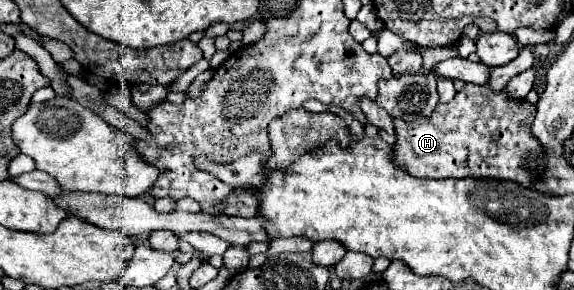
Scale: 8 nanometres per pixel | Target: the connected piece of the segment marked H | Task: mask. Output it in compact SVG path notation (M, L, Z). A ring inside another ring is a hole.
M465 84L461 92L447 104L437 104L433 114L427 120L407 124L405 120L395 118L395 146L393 160L399 168L409 172L415 178L499 178L511 180L525 188L533 188L535 176L543 172L543 148L531 136L531 124L535 118L535 104L527 100L511 100L505 90L495 92L489 86Z

